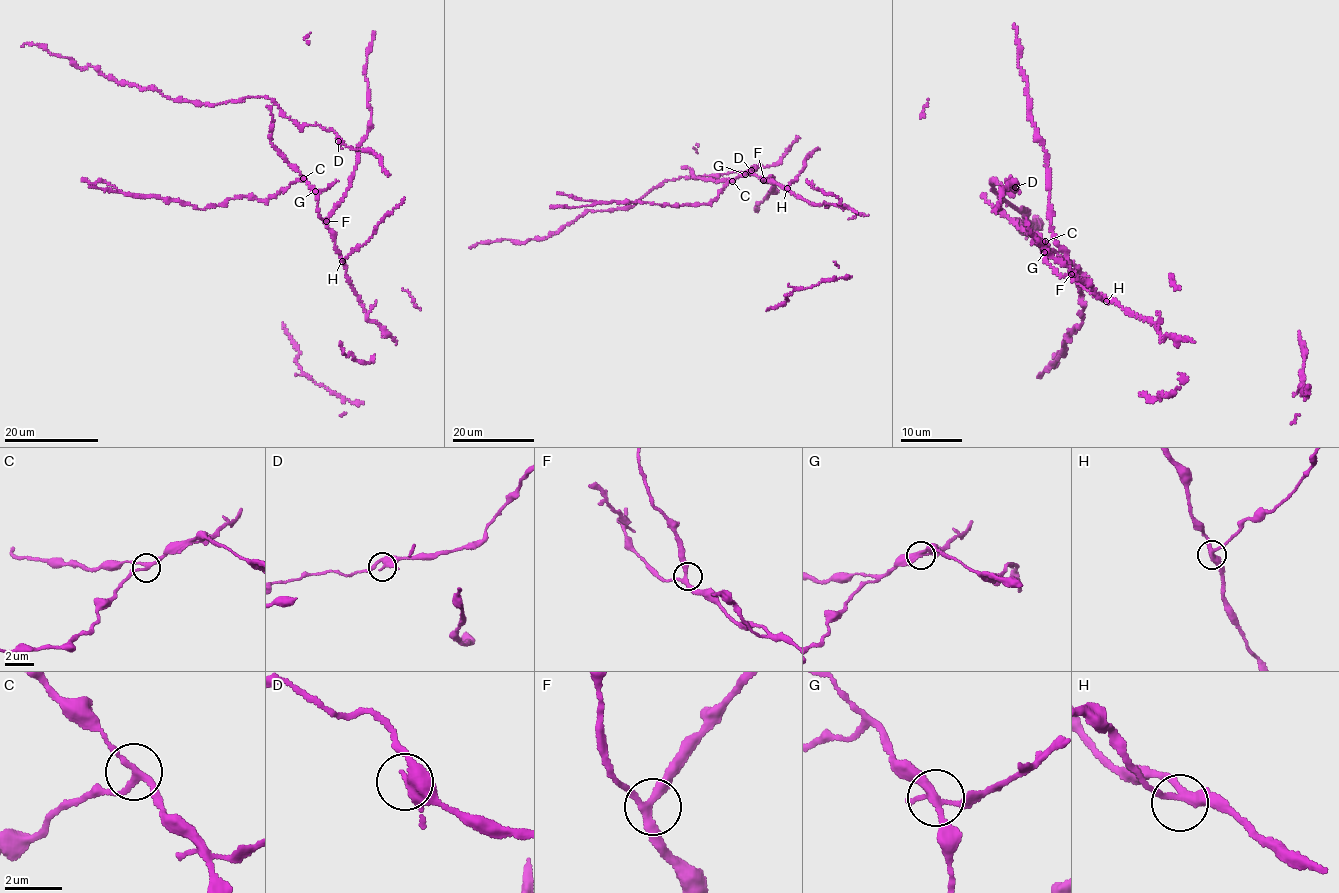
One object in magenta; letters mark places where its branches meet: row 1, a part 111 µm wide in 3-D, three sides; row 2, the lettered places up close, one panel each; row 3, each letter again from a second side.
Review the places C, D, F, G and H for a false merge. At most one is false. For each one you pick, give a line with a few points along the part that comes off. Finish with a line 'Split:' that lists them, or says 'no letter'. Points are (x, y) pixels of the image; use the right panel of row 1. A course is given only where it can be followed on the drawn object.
G: course (1044, 252), (1029, 234)
Split: G

